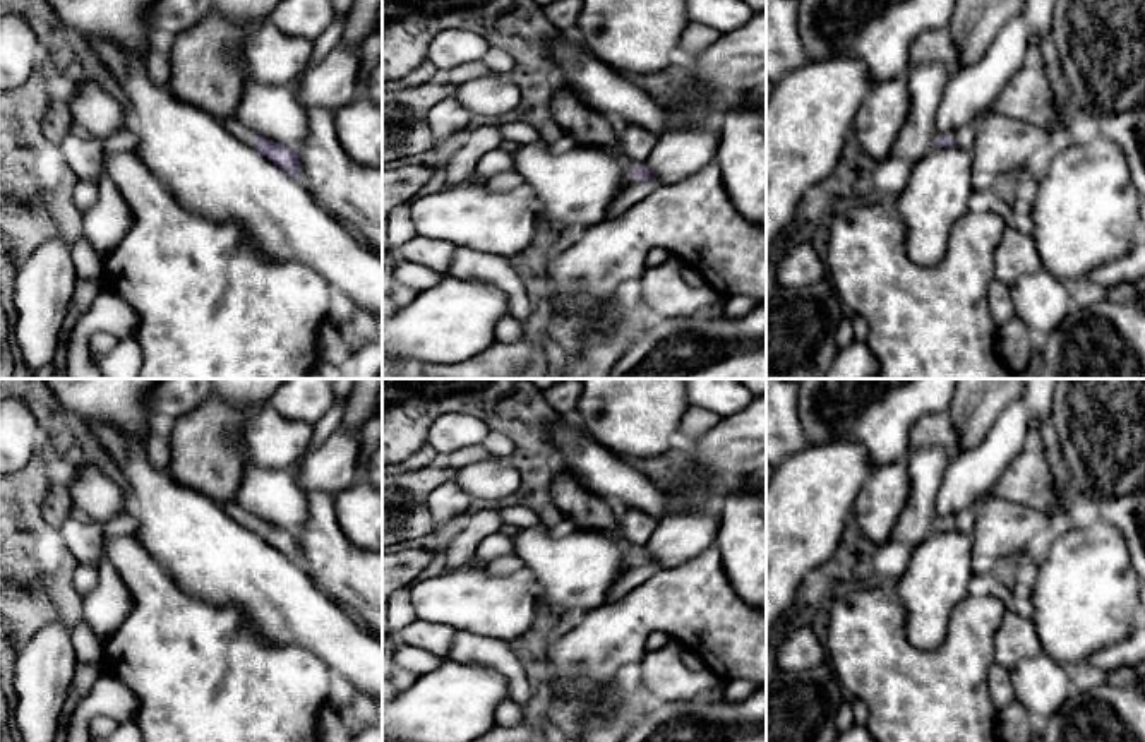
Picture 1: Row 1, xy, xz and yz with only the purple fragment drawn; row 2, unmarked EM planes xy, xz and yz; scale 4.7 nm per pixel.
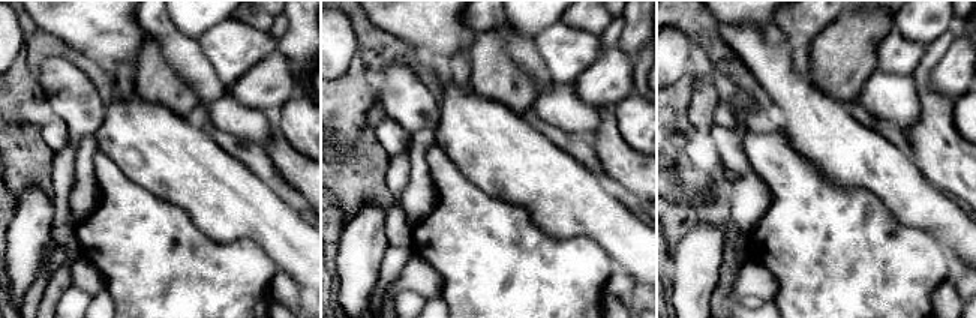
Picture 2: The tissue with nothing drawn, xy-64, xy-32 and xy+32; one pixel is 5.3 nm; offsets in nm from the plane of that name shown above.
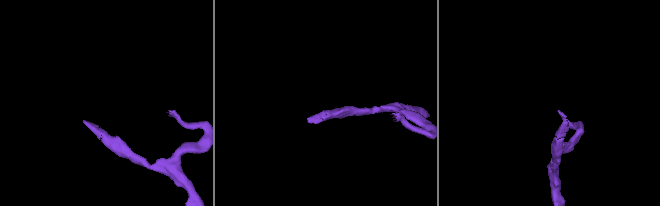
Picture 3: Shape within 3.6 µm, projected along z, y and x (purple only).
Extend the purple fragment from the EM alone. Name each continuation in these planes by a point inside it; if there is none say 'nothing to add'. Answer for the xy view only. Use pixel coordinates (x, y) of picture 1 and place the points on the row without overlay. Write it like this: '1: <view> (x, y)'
1: xy (230, 508)

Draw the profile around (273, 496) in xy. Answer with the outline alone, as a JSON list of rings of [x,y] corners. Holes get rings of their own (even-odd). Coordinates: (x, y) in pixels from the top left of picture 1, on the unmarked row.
[[[257,463],[245,464],[237,506],[252,519],[297,533],[309,519],[305,494],[297,485],[293,468],[273,470]]]

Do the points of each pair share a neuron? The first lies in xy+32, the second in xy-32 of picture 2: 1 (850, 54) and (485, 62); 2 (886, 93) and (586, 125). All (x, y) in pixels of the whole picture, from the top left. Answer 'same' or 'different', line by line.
1: same
2: same

